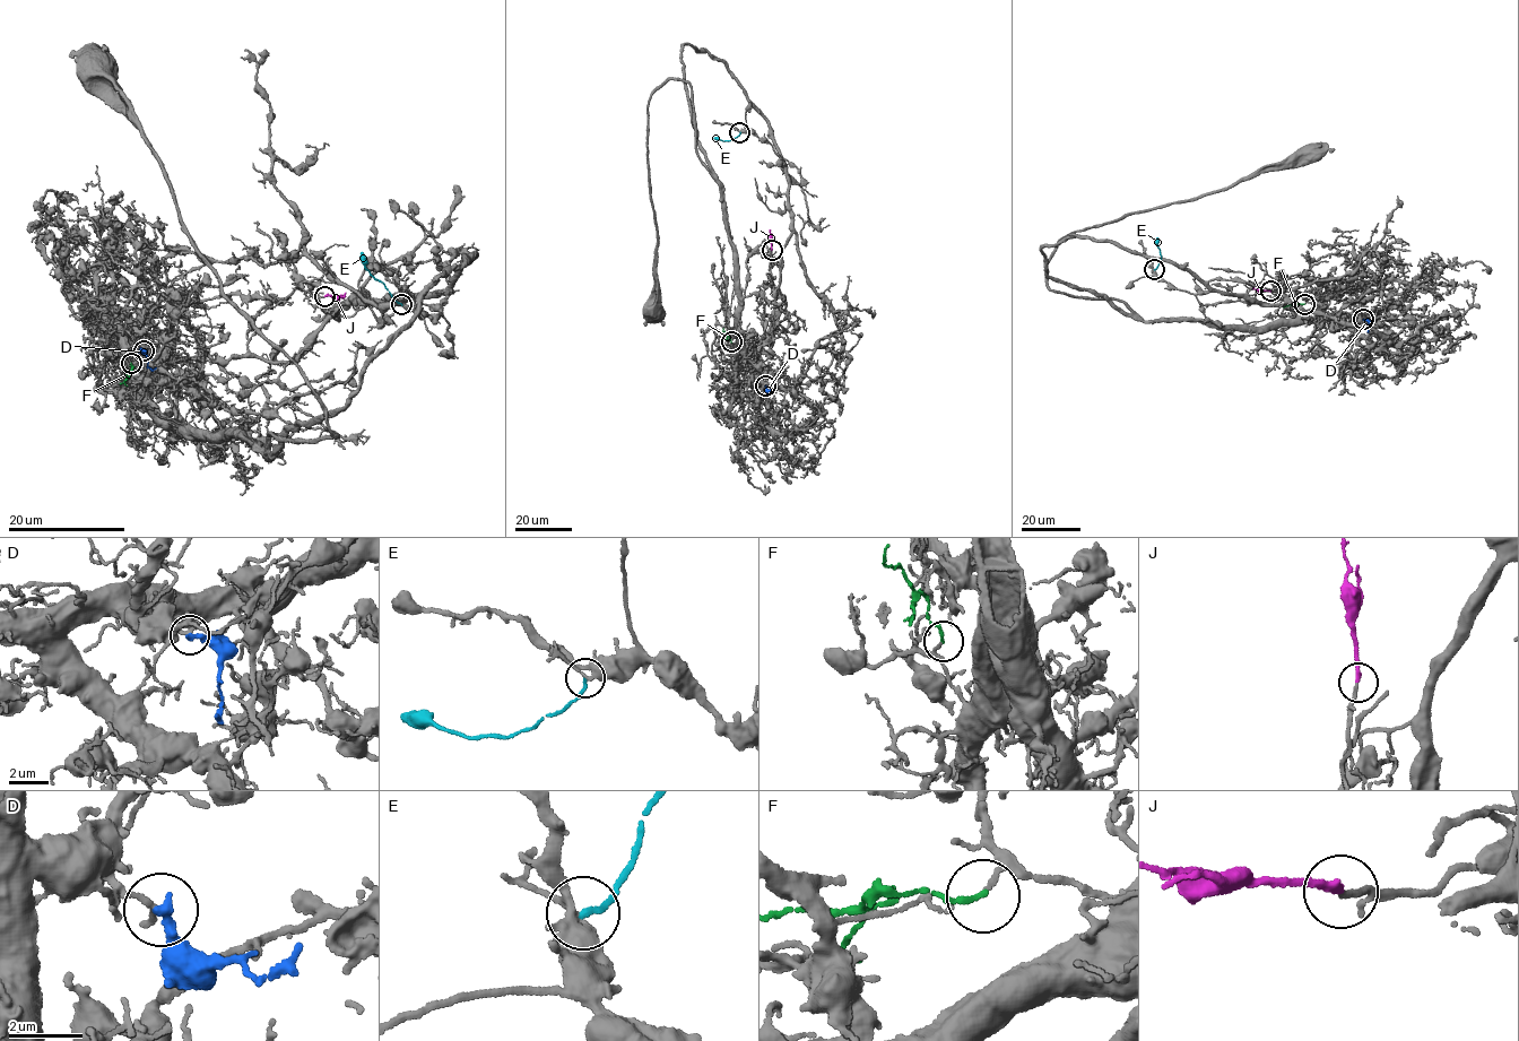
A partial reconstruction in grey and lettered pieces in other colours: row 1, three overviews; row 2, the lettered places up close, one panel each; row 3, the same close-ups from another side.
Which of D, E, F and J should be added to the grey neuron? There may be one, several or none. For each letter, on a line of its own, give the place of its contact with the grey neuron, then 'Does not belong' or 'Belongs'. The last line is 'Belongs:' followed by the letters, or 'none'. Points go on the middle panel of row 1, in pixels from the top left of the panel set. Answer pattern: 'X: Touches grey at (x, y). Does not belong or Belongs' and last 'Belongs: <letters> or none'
D: Touches grey at (765, 385). Does not belong
E: Touches grey at (739, 132). Does not belong
F: Touches grey at (731, 341). Does not belong
J: Touches grey at (772, 250). Belongs
Belongs: J

